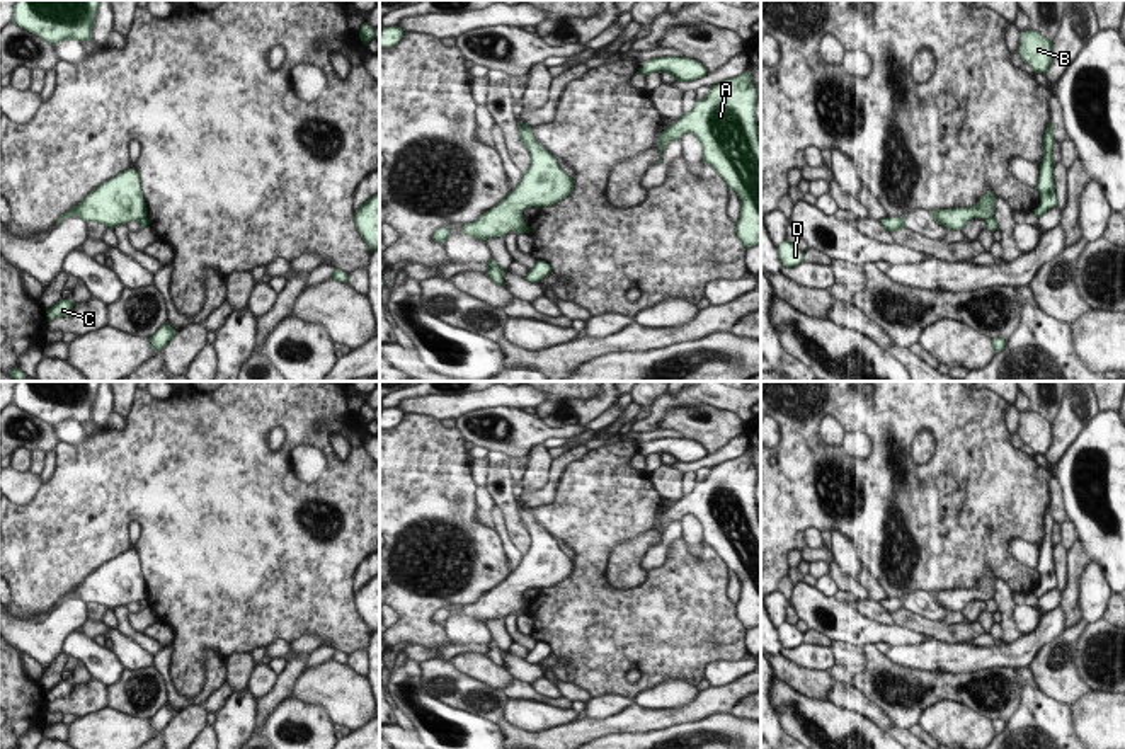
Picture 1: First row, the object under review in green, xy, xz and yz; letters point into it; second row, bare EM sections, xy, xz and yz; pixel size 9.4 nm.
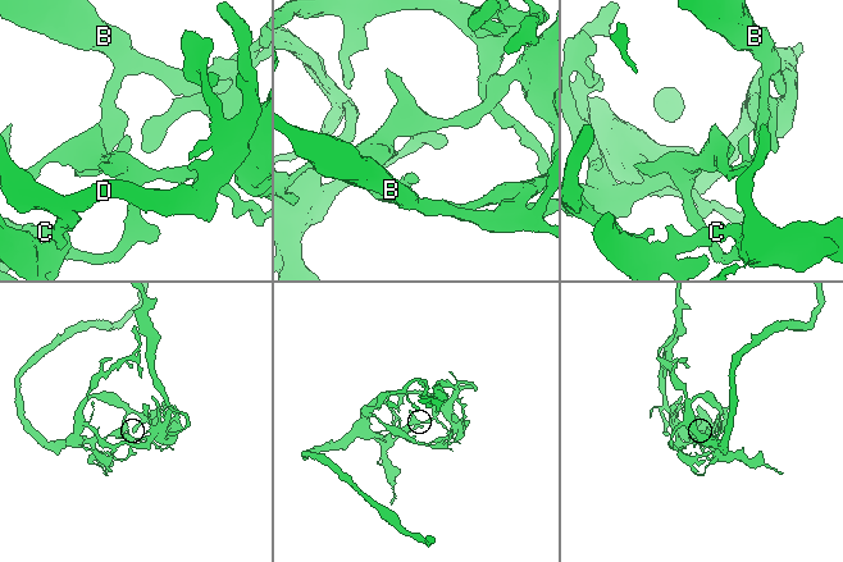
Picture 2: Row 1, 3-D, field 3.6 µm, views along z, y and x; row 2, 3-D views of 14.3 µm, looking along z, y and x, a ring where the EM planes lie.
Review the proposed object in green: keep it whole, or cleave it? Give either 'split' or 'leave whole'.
split

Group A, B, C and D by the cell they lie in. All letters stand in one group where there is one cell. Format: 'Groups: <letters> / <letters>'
Groups: A / B C D.

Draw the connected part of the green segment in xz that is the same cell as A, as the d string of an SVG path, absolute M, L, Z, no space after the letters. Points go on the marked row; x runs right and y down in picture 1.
M744 71L730 80L710 87L703 100L682 114L672 126L665 128L659 138L660 158L669 141L681 140L693 133L703 146L703 160L725 180L730 191L740 199L740 214L735 233L745 249L761 245L761 143L757 138L757 121L754 116L757 92L751 82L751 73Z

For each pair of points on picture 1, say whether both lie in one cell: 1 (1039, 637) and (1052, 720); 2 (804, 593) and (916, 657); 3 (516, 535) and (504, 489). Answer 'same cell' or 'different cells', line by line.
1: different cells
2: different cells
3: same cell

